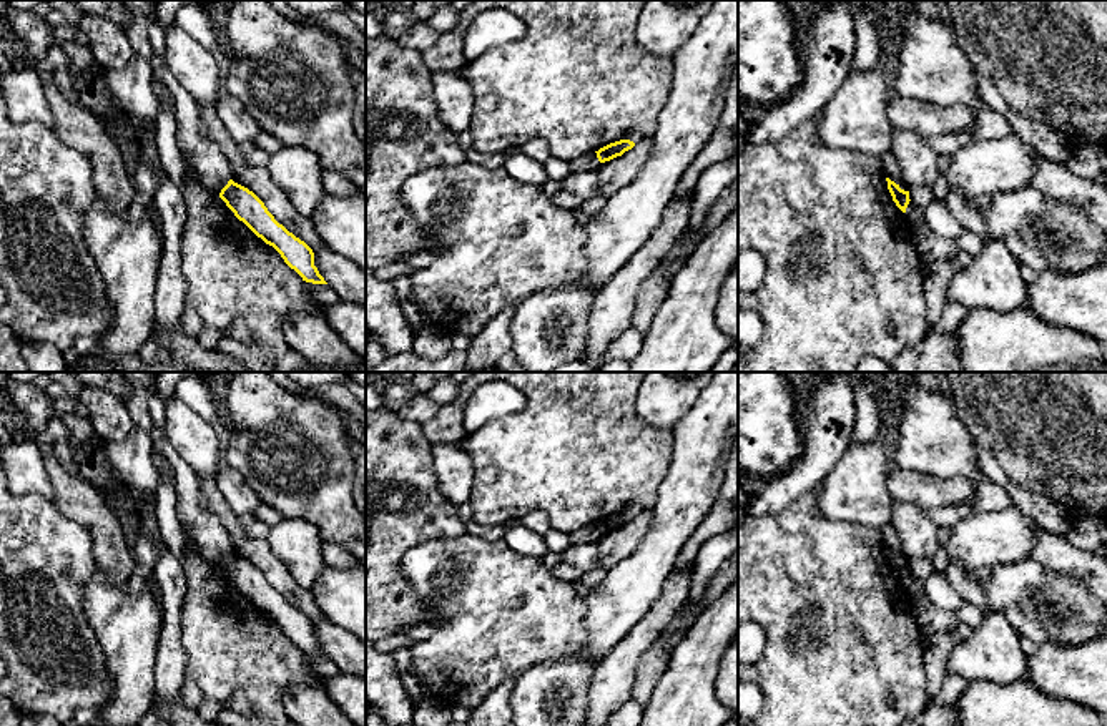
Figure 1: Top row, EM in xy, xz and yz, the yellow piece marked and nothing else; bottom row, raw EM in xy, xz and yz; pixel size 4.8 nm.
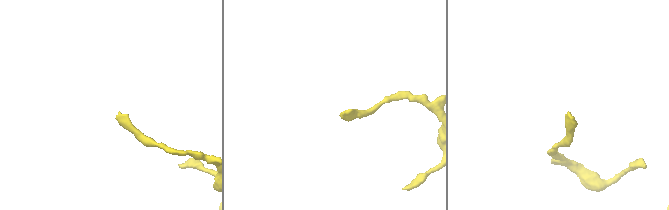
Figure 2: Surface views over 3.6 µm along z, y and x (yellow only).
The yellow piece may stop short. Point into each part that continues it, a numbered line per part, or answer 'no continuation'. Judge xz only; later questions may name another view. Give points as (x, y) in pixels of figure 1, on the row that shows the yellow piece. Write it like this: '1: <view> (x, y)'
no continuation

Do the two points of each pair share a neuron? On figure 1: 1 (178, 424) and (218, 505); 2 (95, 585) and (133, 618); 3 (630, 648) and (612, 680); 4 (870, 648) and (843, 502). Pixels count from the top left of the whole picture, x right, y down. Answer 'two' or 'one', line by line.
1: two
2: one
3: one
4: two

